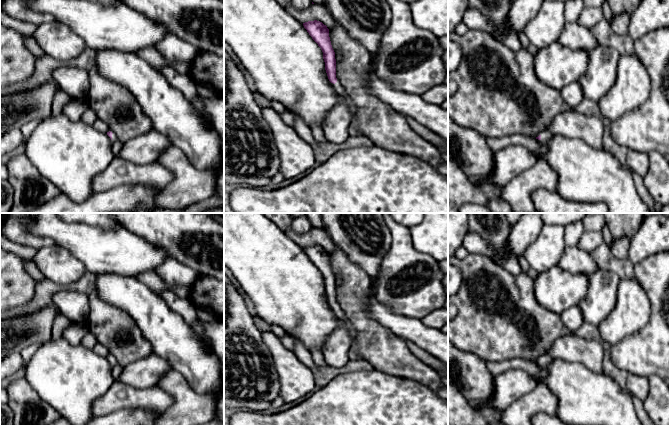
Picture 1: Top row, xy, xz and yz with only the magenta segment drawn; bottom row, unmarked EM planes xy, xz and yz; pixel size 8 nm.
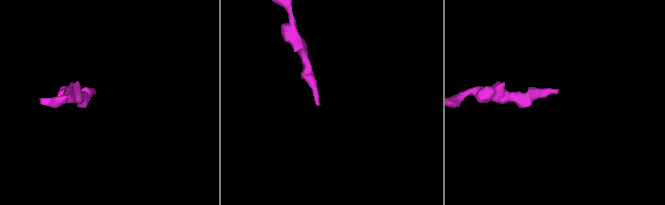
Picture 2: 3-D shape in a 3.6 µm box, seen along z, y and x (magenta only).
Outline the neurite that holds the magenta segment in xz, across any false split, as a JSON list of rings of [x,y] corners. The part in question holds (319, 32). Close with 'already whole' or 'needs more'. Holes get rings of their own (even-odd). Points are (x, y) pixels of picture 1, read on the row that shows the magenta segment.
[[[314,20],[303,23],[304,28],[307,30],[312,39],[318,44],[323,52],[323,59],[325,62],[325,70],[328,79],[335,86],[335,91],[341,95],[351,112],[352,120],[348,127],[350,136],[364,136],[363,133],[356,127],[356,105],[352,99],[346,94],[345,90],[339,85],[336,78],[336,59],[335,52],[332,48],[329,29],[322,22]]]; needs more

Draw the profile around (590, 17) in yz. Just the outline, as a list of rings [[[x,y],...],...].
[[[584,7],[577,23],[579,25],[591,30],[603,18],[604,18],[604,13],[603,13],[602,7],[600,7],[600,8]]]

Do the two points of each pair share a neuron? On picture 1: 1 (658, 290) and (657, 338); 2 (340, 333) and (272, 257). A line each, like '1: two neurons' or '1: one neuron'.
1: one neuron
2: two neurons

